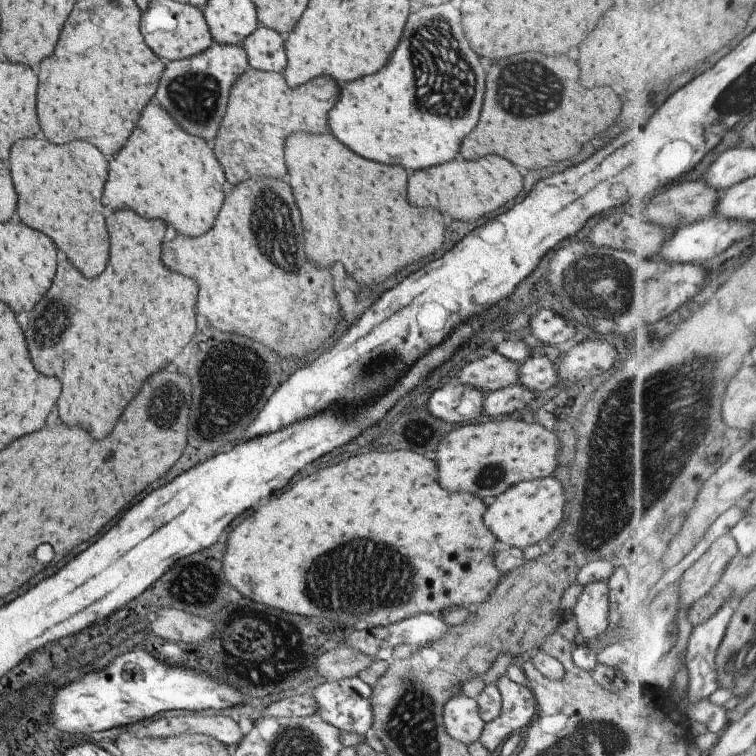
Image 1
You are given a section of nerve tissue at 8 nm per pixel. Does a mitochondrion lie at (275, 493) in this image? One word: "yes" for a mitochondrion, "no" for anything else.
no

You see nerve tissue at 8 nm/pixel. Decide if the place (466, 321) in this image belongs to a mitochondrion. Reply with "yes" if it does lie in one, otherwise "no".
no

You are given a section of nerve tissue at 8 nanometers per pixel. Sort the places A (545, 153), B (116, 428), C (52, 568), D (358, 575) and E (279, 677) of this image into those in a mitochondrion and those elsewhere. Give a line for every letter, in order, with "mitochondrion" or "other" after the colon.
A: other
B: other
C: other
D: mitochondrion
E: other

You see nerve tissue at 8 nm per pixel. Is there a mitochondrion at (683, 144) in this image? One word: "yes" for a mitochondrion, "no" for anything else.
no

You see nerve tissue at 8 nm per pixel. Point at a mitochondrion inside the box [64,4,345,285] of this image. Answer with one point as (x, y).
(274, 235)

